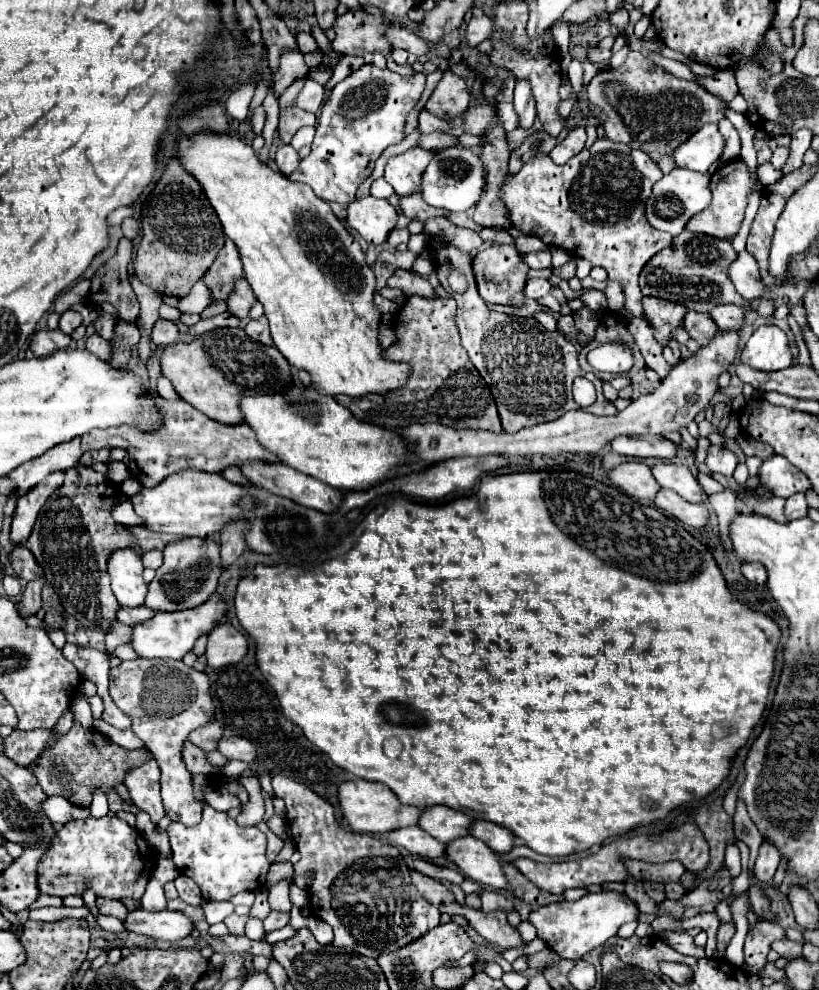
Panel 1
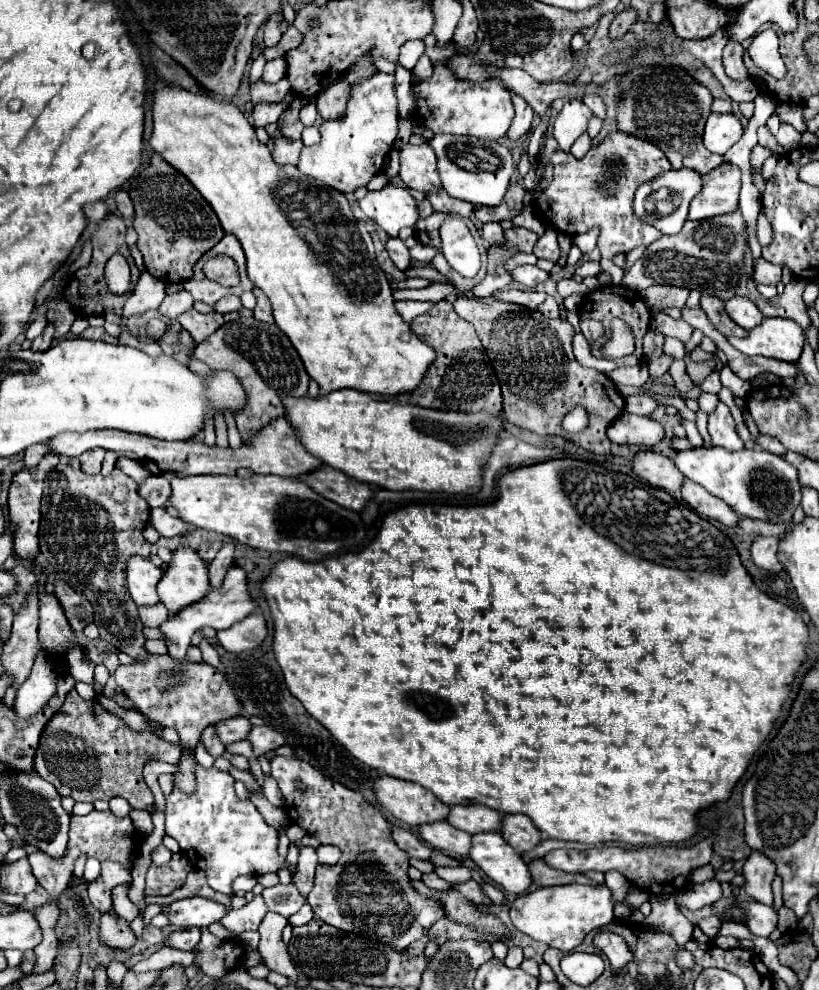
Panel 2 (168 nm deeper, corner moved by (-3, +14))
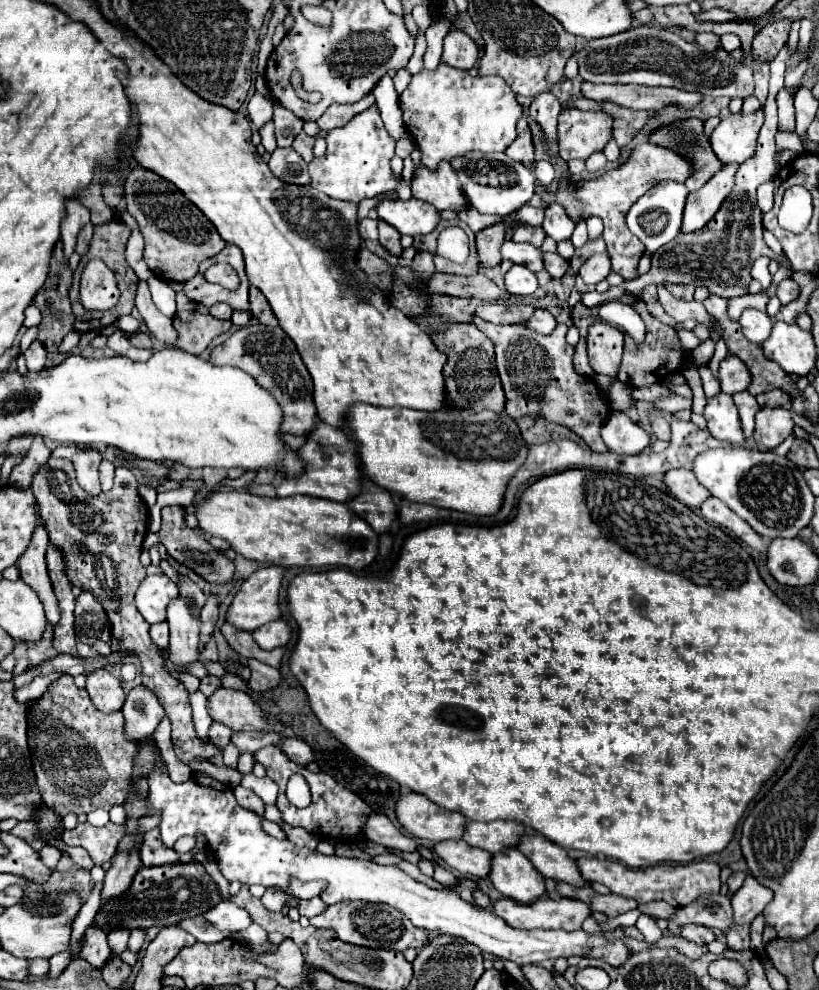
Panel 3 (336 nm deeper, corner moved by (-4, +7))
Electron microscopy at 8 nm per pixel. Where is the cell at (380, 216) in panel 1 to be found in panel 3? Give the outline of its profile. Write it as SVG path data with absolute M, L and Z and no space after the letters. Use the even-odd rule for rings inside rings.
M414 197L408 201L384 199L376 205L376 213L380 221L398 229L400 235L412 235L412 237L430 233L440 221L440 215L432 205Z

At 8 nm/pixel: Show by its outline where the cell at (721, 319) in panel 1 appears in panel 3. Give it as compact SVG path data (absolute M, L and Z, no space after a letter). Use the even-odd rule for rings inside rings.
M744 309L738 323L746 339L754 343L764 343L772 331L772 317L758 309Z

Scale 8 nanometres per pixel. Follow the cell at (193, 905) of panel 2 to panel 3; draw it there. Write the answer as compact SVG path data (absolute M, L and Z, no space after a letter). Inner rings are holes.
M218 903L202 913L202 917L218 931L238 933L250 925L250 915L236 903Z

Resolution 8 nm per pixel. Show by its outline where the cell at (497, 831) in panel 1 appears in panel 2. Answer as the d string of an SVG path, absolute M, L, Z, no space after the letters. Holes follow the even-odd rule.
M507 814L503 820L501 836L517 850L517 852L531 852L541 842L541 832L535 824L523 814Z

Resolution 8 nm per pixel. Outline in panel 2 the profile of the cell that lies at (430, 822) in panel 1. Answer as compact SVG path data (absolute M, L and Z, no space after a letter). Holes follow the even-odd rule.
M459 804L451 806L447 822L469 834L499 832L503 822L503 812L485 808L481 804Z

